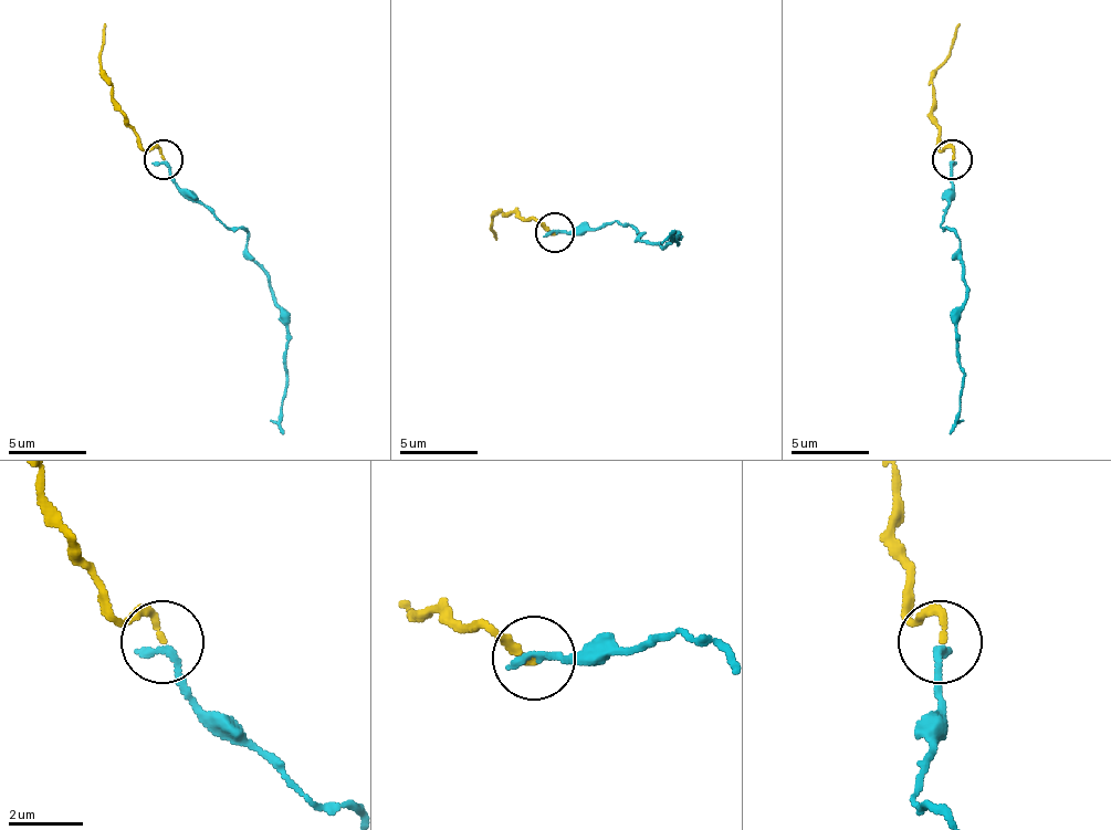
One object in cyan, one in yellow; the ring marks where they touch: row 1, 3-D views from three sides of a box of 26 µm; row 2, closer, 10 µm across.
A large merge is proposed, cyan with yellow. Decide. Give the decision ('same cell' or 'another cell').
another cell

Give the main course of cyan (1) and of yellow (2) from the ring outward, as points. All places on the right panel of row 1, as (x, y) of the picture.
1: (949, 160), (941, 222), (961, 242), (964, 277), (964, 308), (956, 327), (964, 386), (956, 426), (949, 433)
2: (953, 160), (937, 145), (933, 94), (941, 63), (961, 23)

